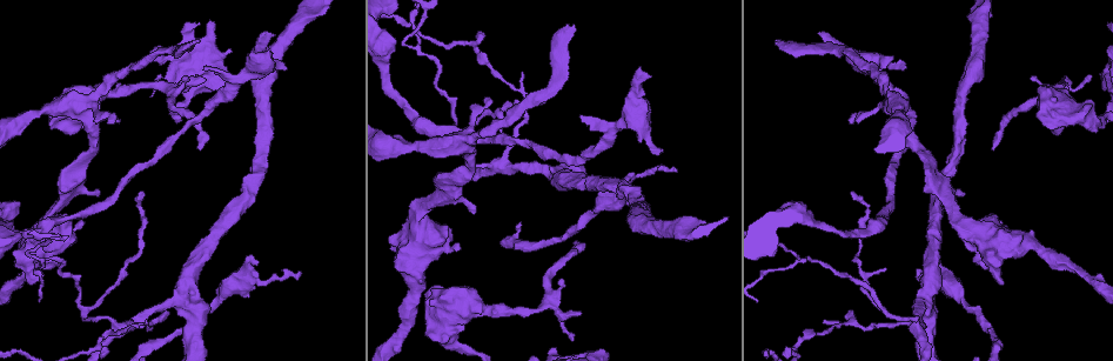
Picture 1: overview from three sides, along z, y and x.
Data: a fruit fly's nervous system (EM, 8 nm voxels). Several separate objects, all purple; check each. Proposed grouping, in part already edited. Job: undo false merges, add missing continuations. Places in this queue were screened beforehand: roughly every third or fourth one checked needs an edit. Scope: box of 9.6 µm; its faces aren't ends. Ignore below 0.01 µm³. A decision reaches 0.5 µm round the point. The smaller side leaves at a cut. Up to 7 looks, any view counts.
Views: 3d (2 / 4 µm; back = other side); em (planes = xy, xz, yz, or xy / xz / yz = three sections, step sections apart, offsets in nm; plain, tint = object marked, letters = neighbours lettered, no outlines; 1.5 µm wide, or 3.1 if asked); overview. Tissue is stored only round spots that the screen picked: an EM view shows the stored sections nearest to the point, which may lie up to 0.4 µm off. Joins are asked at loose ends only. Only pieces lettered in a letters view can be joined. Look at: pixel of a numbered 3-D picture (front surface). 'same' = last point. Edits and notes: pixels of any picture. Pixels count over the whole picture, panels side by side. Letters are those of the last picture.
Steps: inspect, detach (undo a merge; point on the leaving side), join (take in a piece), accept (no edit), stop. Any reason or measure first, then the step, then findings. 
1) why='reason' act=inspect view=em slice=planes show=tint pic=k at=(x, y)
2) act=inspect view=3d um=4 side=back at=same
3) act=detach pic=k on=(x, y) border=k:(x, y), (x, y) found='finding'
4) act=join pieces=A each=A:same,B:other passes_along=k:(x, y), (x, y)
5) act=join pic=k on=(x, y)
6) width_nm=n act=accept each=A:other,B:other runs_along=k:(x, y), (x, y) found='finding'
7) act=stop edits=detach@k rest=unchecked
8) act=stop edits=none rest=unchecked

why='branch stops here' act=inspect view=em slice=xy step=8 show=letters pic=1 at=(663, 152)

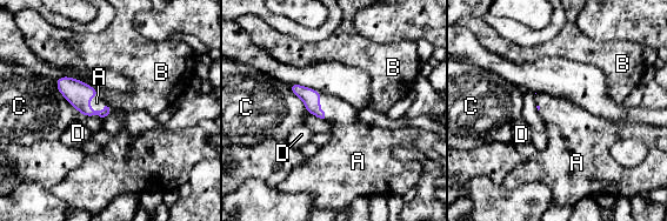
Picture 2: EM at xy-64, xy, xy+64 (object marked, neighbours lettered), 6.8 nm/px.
act=join pieces=A each=A:same,B:other,C:other,D:other found='it goes on there'

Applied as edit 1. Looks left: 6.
act=inspect view=overview

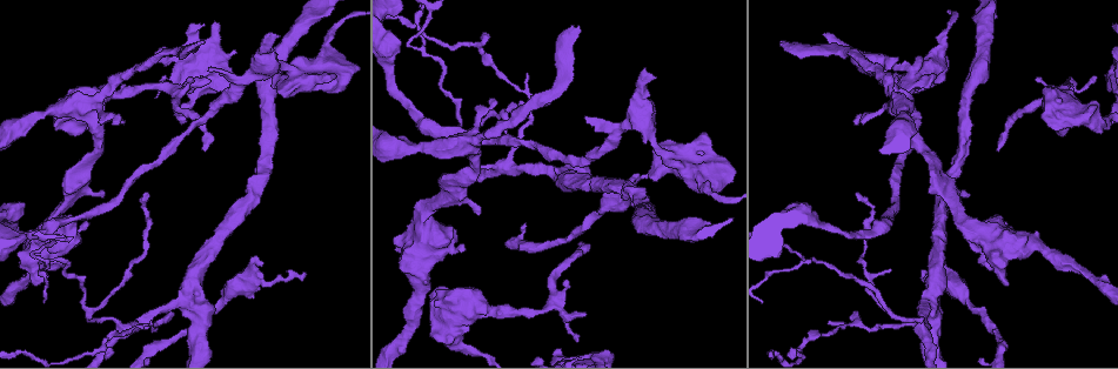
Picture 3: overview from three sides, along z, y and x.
act=inspect view=em slice=xz step=4 show=tint pic=3 at=(998, 150)

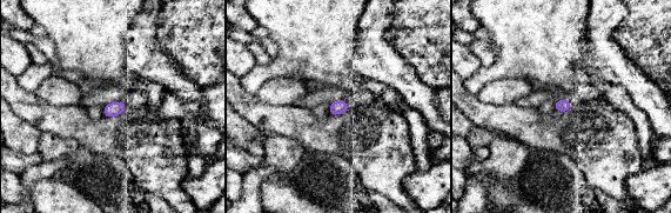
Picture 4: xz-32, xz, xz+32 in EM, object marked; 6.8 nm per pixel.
act=inspect view=em slice=planes show=letters at=same

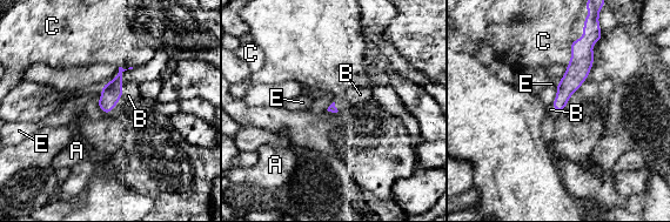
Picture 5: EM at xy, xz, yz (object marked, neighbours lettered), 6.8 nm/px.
longest_contact=B:200nm act=join pieces=B each=A:other,B:same,C:other,E:other found='the neuron continues'

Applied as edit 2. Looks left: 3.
act=inspect view=overview

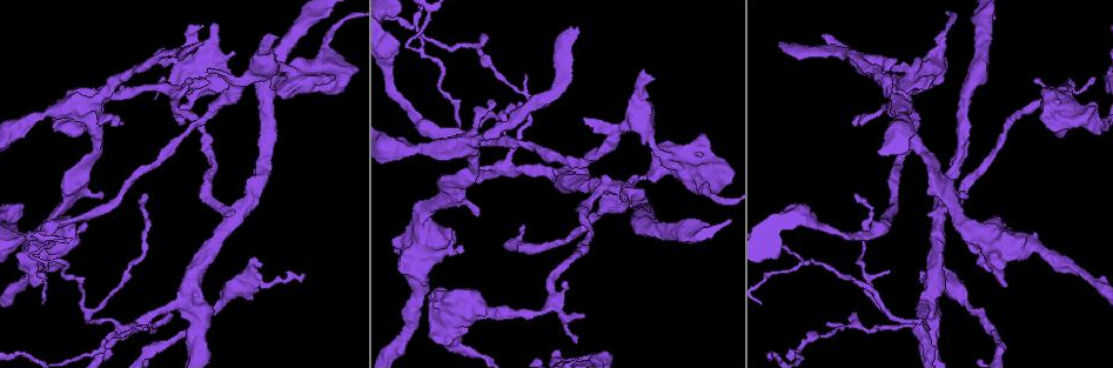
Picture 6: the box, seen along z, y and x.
why='an open end' act=inspect view=em slice=xz step=8 show=tint pic=6 at=(147, 194)

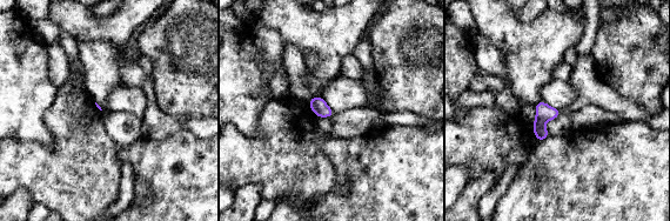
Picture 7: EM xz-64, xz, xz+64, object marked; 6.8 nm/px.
act=inspect view=em slice=planes show=letters at=same

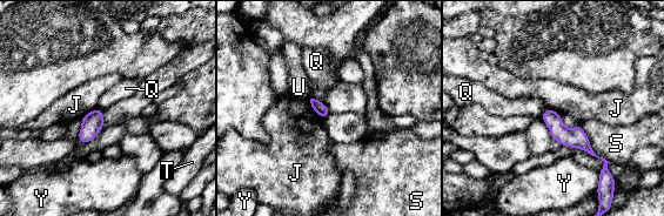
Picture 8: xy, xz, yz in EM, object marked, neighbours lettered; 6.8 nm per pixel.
width_nm=90 act=accept each=J:other,Q:other,S:other,T:other,U:other,Y:other border=8:(312, 98), (323, 103) found='no lettered piece goes on from it'

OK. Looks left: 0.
act=stop edits=join@2,join@5 rest=unchecked

